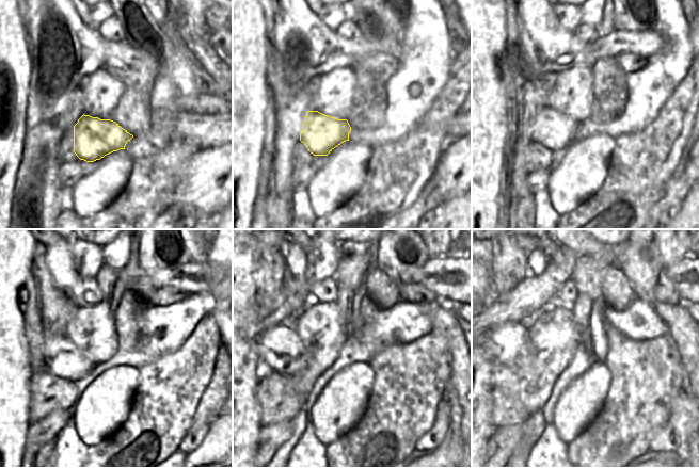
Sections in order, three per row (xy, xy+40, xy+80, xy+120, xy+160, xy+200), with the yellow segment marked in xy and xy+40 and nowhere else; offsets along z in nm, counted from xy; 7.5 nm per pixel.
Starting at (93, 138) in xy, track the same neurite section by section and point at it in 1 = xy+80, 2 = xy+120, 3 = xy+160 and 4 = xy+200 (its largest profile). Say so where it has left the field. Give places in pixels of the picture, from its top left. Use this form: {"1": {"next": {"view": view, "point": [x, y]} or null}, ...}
{"1": {"next": {"view": "xy+80", "point": [556, 131]}}, "2": {"next": {"view": "xy+120", "point": [62, 358]}}, "3": {"next": {"view": "xy+160", "point": [277, 347]}}, "4": {"next": {"view": "xy+200", "point": [504, 340]}}}

